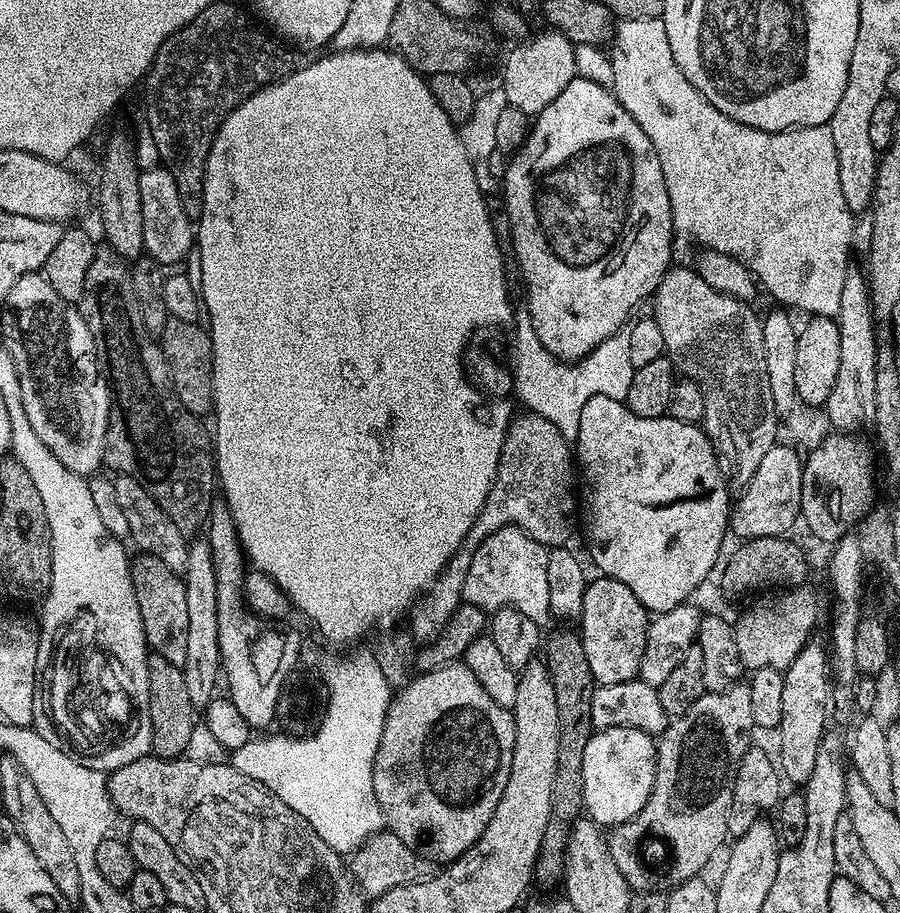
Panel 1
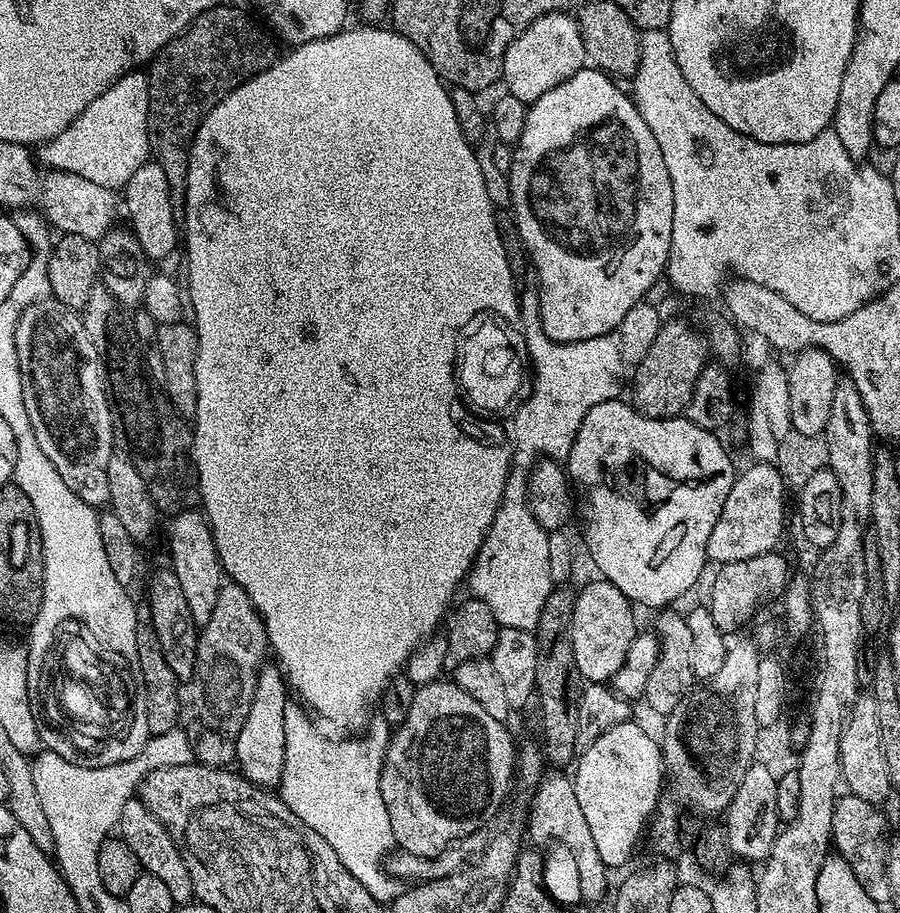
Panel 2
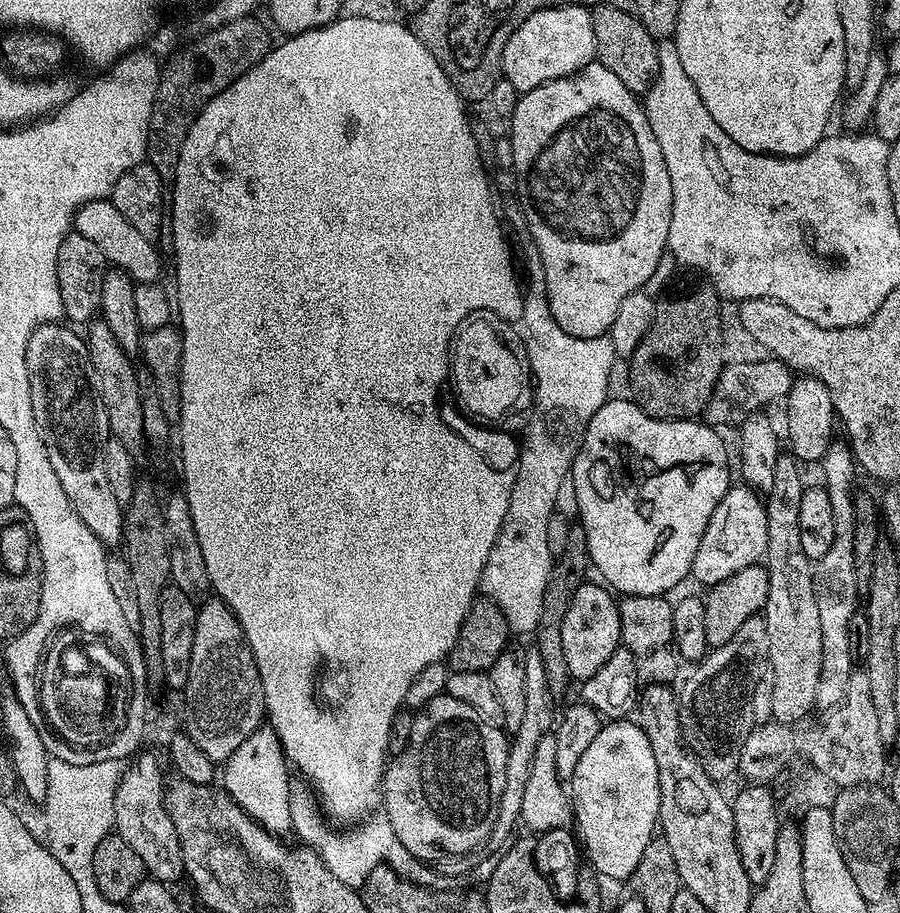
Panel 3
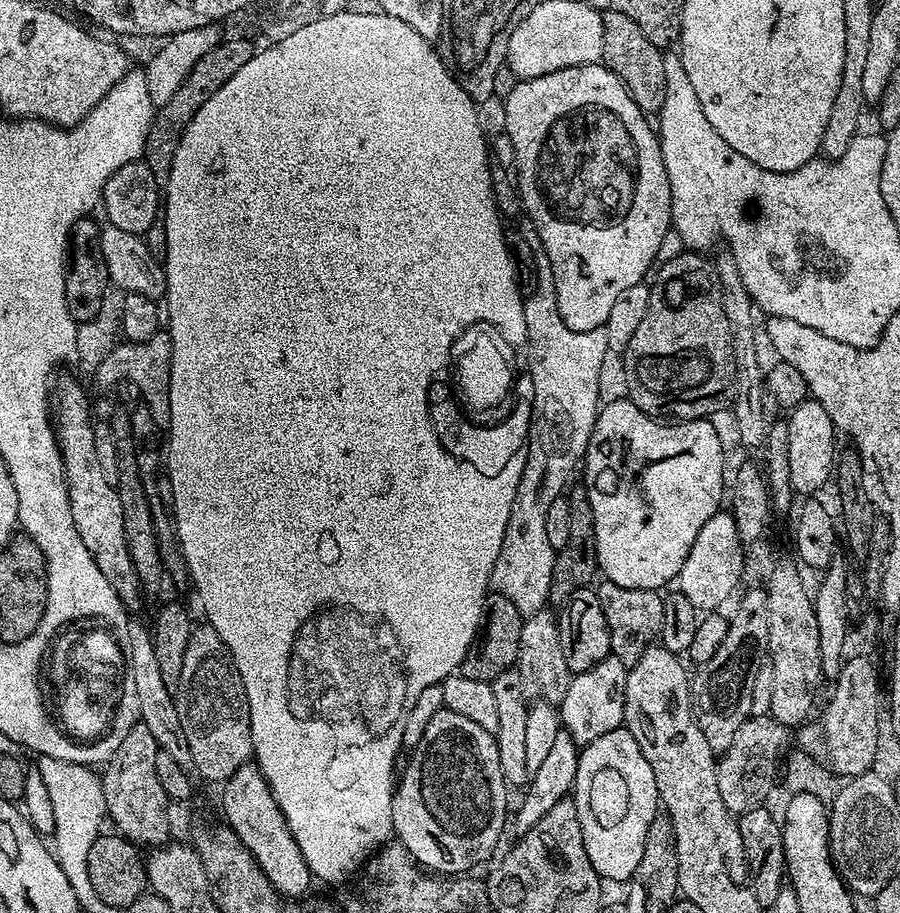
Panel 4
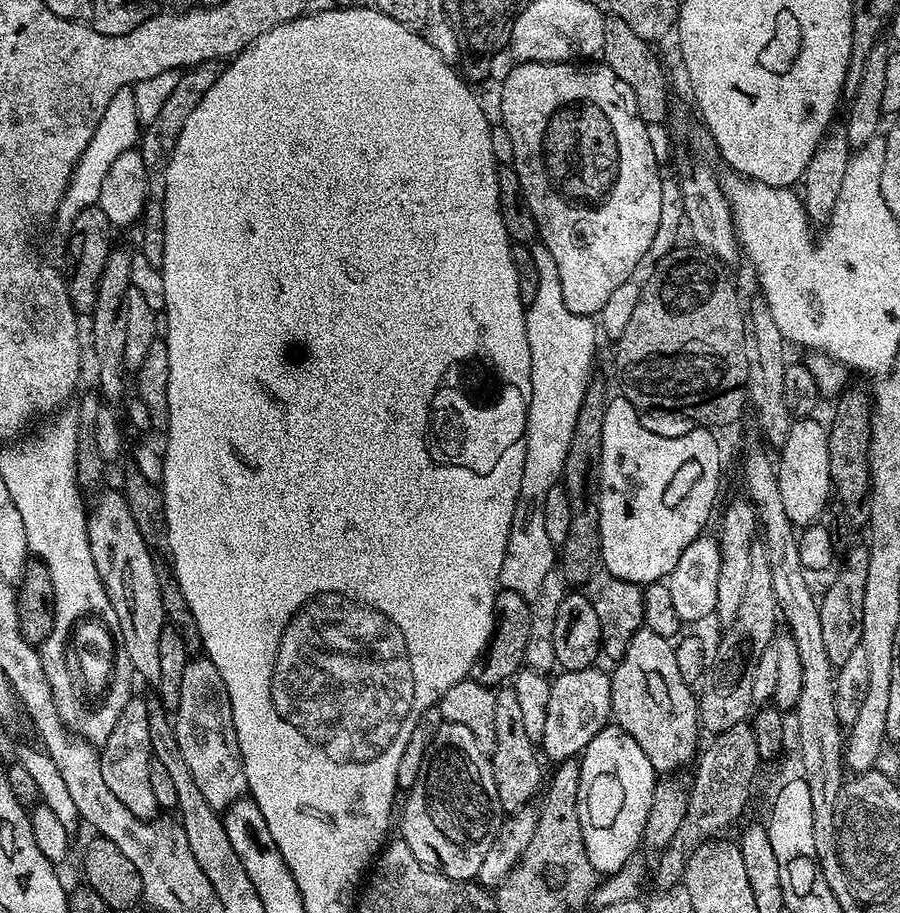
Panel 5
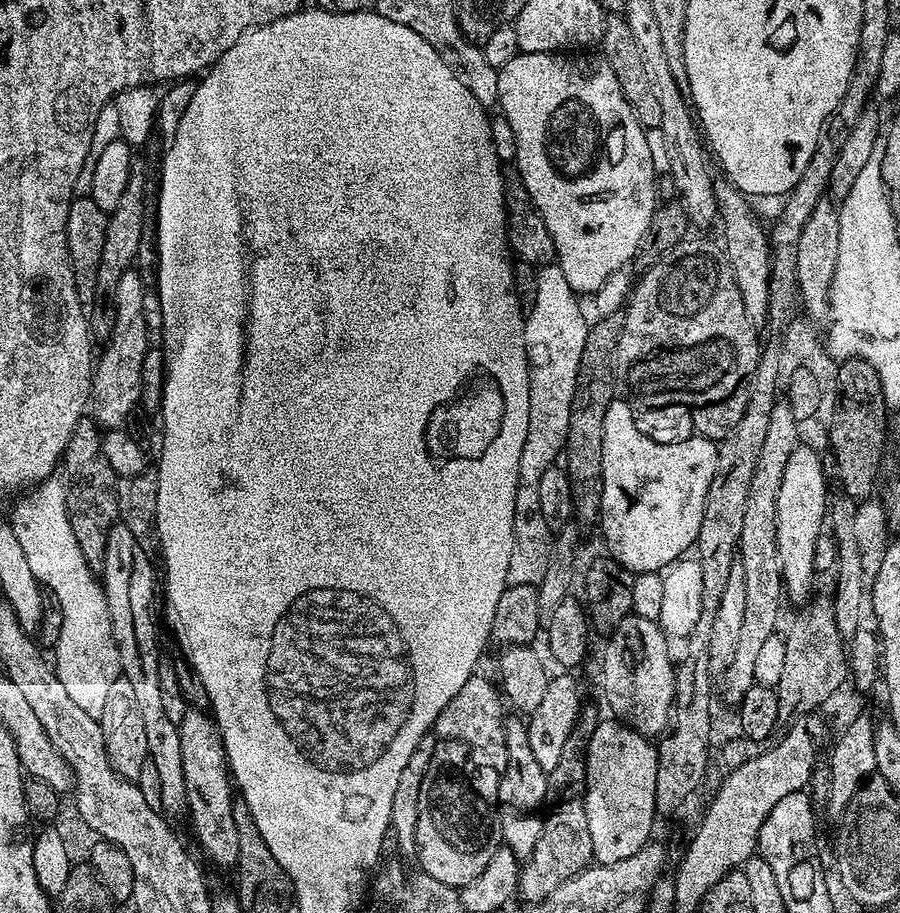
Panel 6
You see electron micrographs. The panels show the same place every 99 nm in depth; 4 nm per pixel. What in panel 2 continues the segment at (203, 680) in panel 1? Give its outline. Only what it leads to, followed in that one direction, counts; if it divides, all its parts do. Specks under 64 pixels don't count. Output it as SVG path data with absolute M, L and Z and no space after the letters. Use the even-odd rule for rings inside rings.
M199 509L177 513L170 526L170 571L181 583L181 589L189 604L191 617L198 628L204 627L214 610L218 590L224 583L223 568L214 546L212 528L207 517Z

